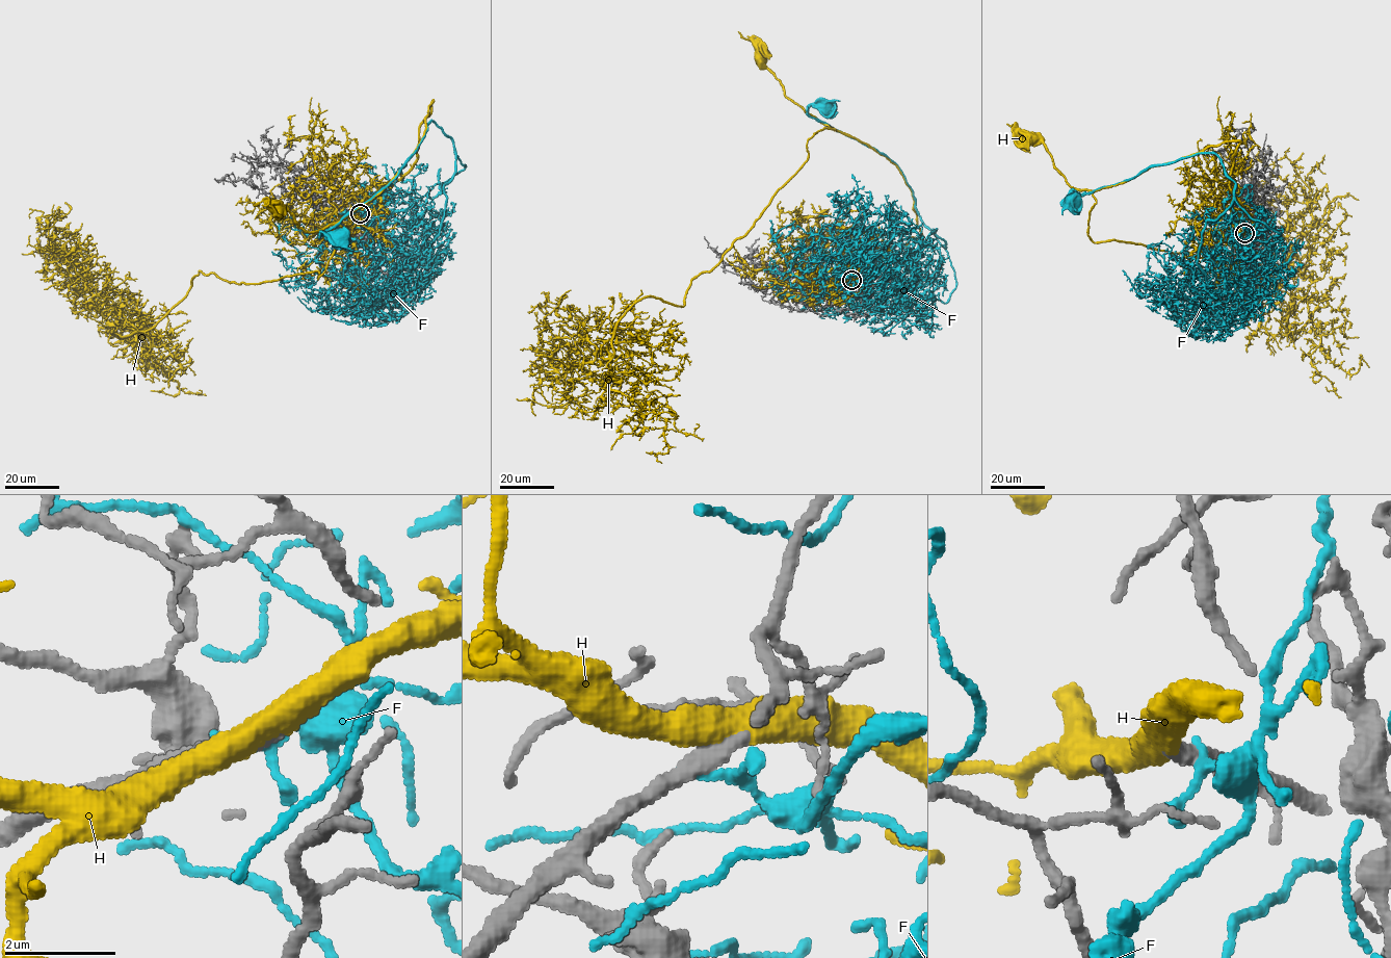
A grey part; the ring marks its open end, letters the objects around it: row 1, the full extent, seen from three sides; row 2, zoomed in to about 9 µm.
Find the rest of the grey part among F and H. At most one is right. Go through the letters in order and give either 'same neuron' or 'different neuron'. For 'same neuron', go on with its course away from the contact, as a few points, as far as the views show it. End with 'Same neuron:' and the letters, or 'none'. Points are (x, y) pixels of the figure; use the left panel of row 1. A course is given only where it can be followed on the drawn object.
F: different neuron
H: same neuron; it runs (359, 213), (411, 166), (434, 101), (410, 158), (338, 222), (306, 231), (274, 208)
Same neuron: H

